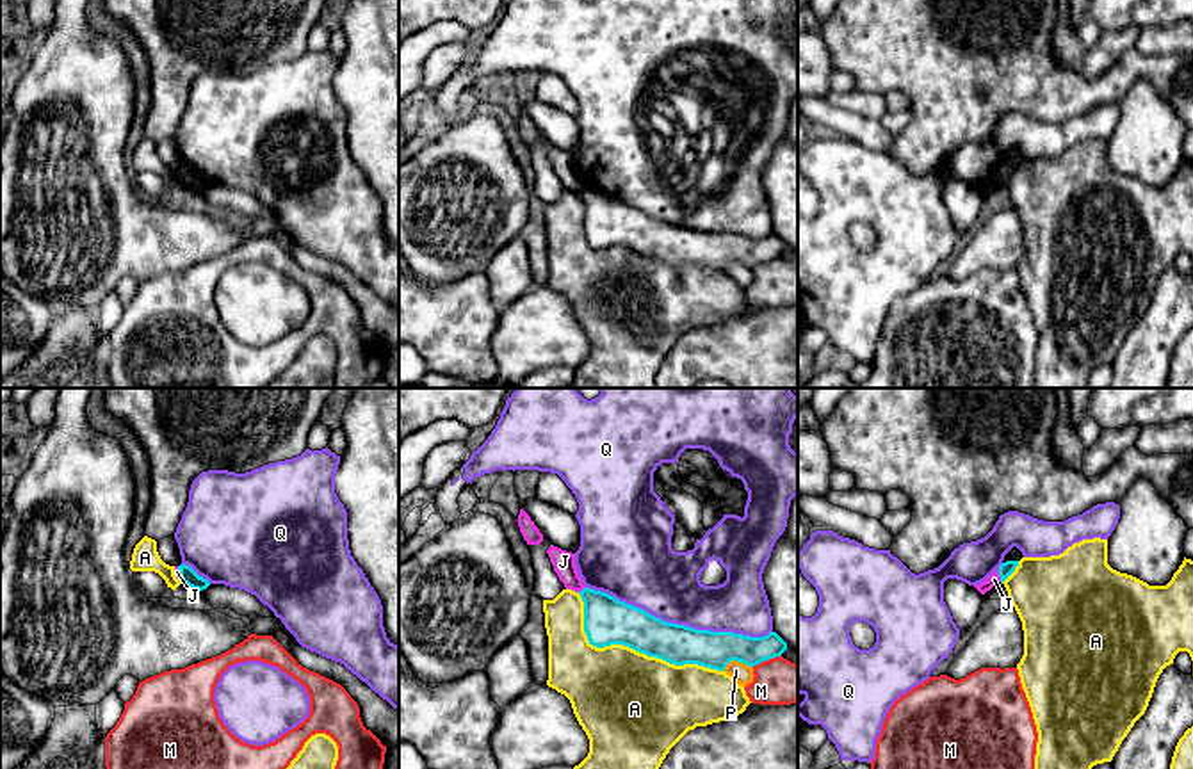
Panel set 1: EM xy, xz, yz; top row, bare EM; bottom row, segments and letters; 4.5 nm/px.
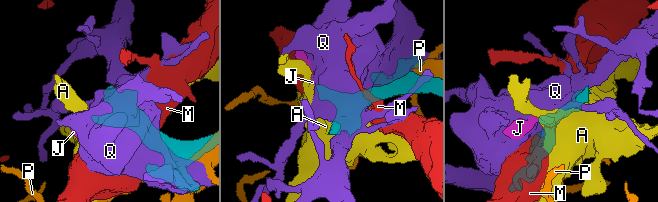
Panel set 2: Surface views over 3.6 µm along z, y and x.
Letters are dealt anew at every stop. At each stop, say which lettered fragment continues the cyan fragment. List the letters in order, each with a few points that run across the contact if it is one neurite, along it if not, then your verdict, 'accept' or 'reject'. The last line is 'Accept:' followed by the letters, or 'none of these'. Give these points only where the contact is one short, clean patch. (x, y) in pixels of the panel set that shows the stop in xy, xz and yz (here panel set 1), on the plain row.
A: reject
J: yz (1006, 169), (999, 177), (994, 180) | accept
M: reject
P: reject
Q: reject
Accept: J

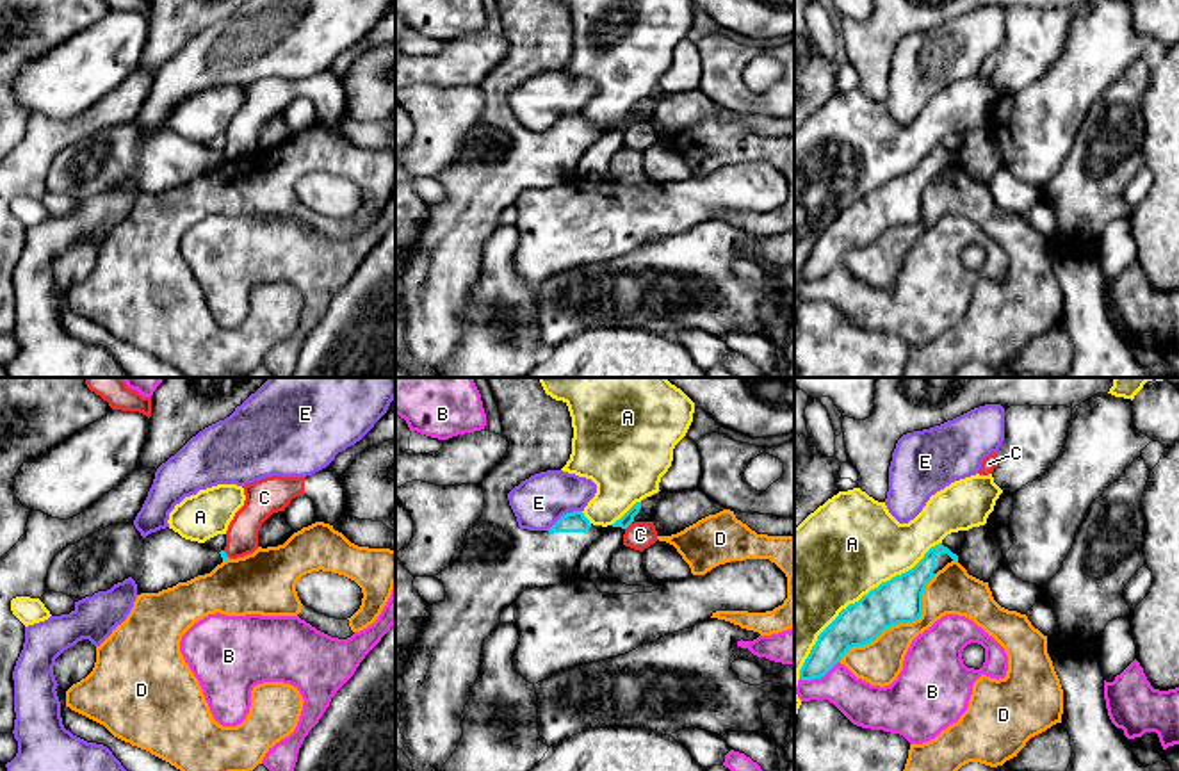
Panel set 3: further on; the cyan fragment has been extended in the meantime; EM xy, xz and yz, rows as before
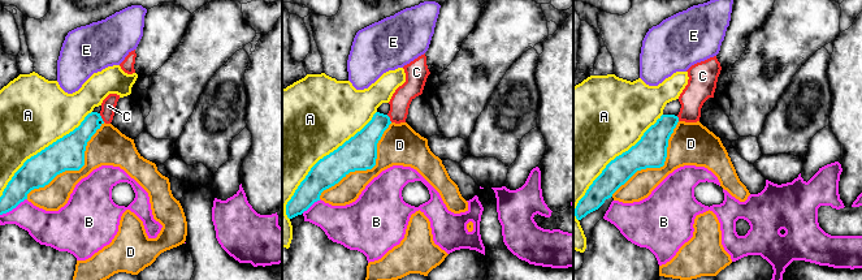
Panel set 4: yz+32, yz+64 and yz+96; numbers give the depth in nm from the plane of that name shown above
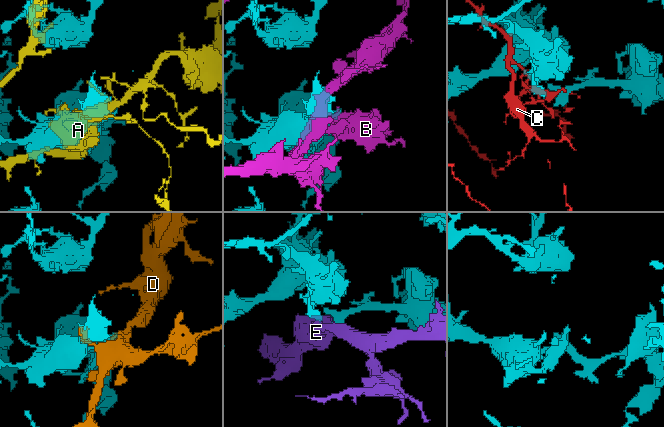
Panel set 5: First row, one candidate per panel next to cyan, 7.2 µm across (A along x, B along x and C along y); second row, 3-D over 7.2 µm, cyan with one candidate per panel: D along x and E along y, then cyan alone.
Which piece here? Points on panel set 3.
A: reject
B: yz (839, 262), (820, 278), (800, 280) | reject
C: xz (631, 123), (626, 130) | reject
D: reject
E: xz (581, 111), (563, 114), (545, 130) | reject
Accept: none of these

